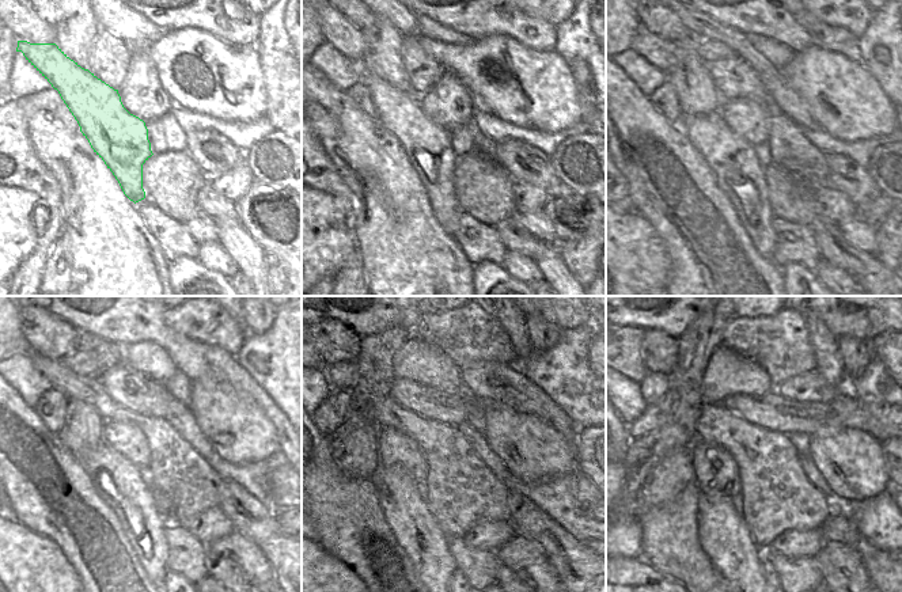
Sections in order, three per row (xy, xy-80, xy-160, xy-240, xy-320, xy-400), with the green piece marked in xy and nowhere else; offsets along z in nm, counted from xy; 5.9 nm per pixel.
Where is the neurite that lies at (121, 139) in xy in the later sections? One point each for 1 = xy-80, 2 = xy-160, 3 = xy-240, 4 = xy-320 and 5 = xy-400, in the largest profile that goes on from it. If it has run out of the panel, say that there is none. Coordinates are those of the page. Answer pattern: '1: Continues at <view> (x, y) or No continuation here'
1: Continues at xy-80 (427, 145)
2: Continues at xy-160 (738, 173)
3: Continues at xy-240 (118, 473)
4: Continues at xy-320 (416, 531)
5: Continues at xy-400 (722, 532).

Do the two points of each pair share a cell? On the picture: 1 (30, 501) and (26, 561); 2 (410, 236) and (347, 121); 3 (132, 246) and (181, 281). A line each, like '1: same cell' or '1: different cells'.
1: different cells
2: same cell
3: different cells

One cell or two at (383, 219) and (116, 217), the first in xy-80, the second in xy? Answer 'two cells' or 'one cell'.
one cell

